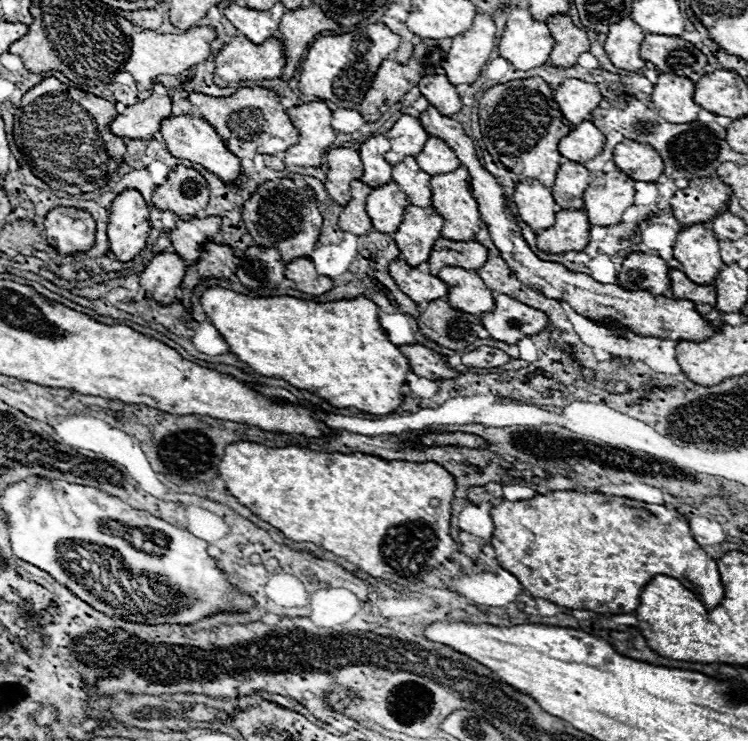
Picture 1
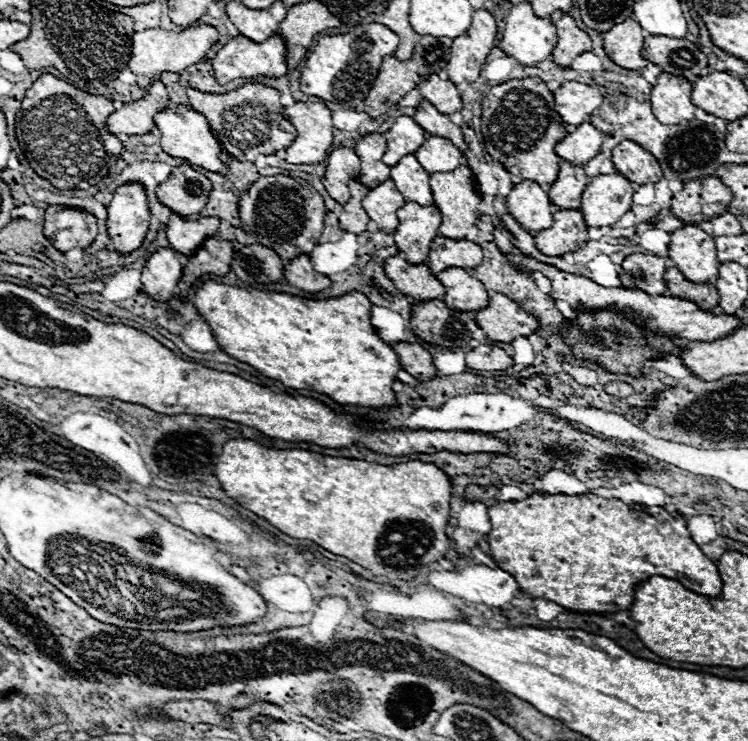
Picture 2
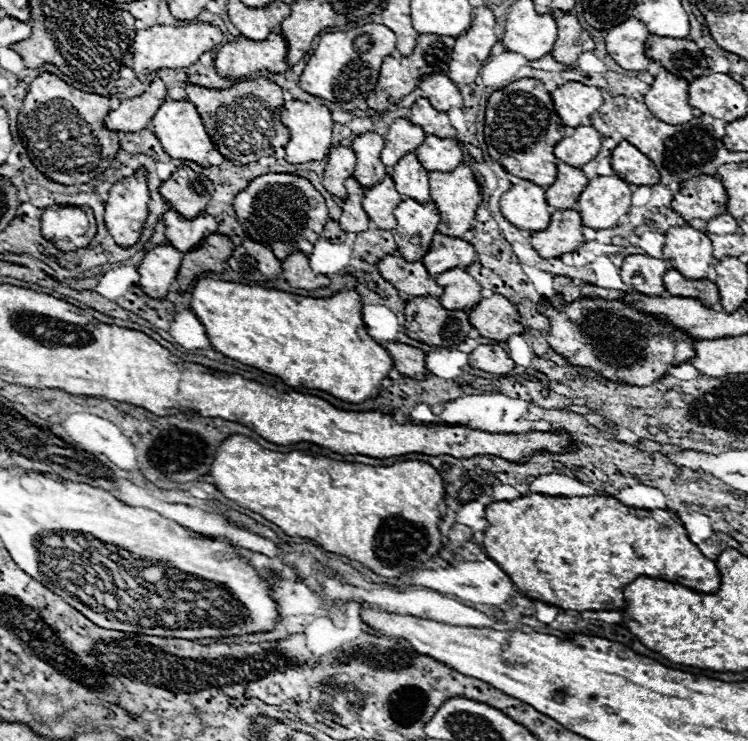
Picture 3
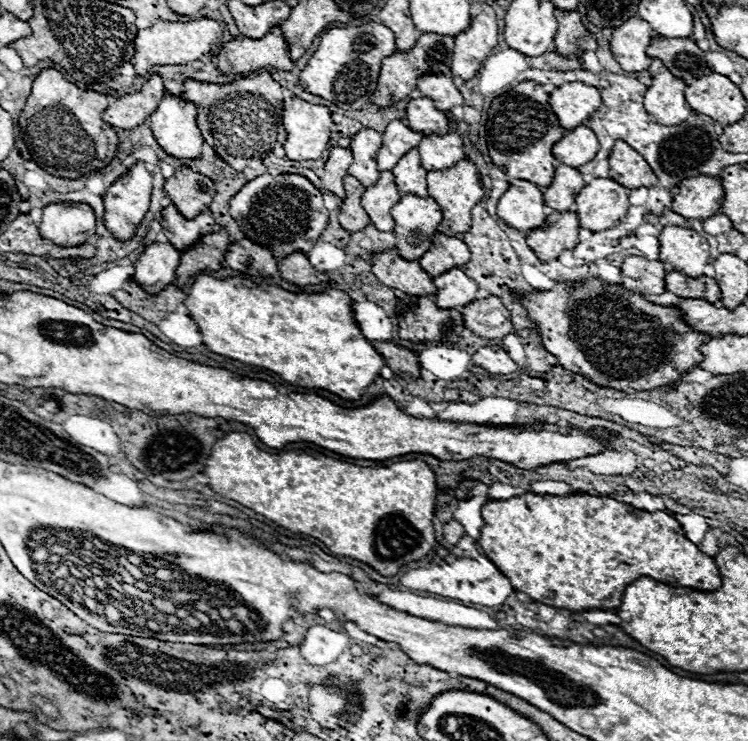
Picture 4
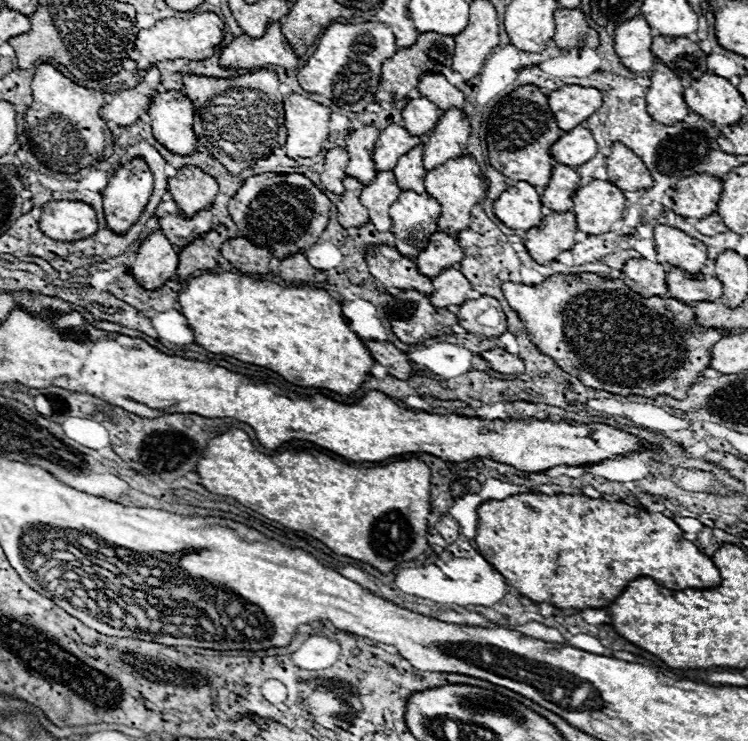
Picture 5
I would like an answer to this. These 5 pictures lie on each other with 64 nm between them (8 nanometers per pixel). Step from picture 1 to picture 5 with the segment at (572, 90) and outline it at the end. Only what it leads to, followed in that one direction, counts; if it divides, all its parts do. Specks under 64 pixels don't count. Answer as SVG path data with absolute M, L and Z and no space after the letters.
M562 86L548 94L548 104L556 116L556 122L562 130L572 130L582 124L602 106L602 92L596 88L584 86Z

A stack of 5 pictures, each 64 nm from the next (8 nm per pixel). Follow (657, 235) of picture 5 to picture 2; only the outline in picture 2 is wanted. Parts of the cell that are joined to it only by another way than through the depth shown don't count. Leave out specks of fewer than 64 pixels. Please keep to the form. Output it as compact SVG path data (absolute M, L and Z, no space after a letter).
M684 226L672 232L668 258L688 280L712 280L720 266L714 238L698 226Z

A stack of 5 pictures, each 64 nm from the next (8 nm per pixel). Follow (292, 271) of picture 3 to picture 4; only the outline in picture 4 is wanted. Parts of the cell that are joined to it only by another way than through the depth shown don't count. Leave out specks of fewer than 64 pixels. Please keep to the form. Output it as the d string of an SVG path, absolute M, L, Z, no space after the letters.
M294 252L294 254L286 256L284 260L280 260L278 270L280 270L280 276L286 282L292 282L292 284L298 284L298 286L320 284L320 282L328 280L328 276L324 272L316 272L316 268L310 266L304 252Z

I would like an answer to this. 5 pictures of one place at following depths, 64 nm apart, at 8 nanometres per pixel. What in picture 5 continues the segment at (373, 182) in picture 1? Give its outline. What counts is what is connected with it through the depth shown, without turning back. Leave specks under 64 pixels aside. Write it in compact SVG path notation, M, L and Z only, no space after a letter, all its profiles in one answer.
M360 126L352 130L346 138L346 150L350 156L346 174L360 180L364 186L370 184L370 180L376 176L372 150L378 136L380 136L380 130L376 130L374 126Z

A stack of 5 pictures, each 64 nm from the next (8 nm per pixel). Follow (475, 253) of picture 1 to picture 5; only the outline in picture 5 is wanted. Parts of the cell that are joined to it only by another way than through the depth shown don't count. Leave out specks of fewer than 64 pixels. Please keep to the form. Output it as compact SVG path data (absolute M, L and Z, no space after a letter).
M434 232L430 236L428 246L422 252L418 252L414 262L418 264L420 274L434 278L442 268L458 264L462 260L462 256L464 256L462 248L458 246L458 242L452 236L448 236L444 232Z

